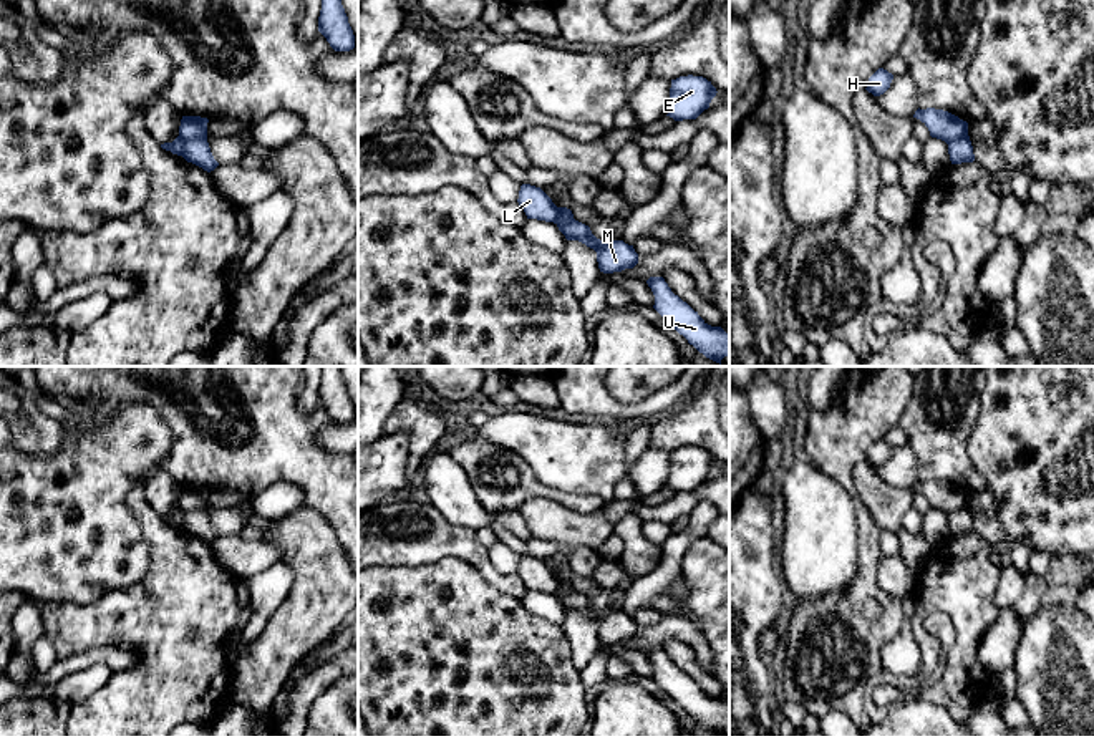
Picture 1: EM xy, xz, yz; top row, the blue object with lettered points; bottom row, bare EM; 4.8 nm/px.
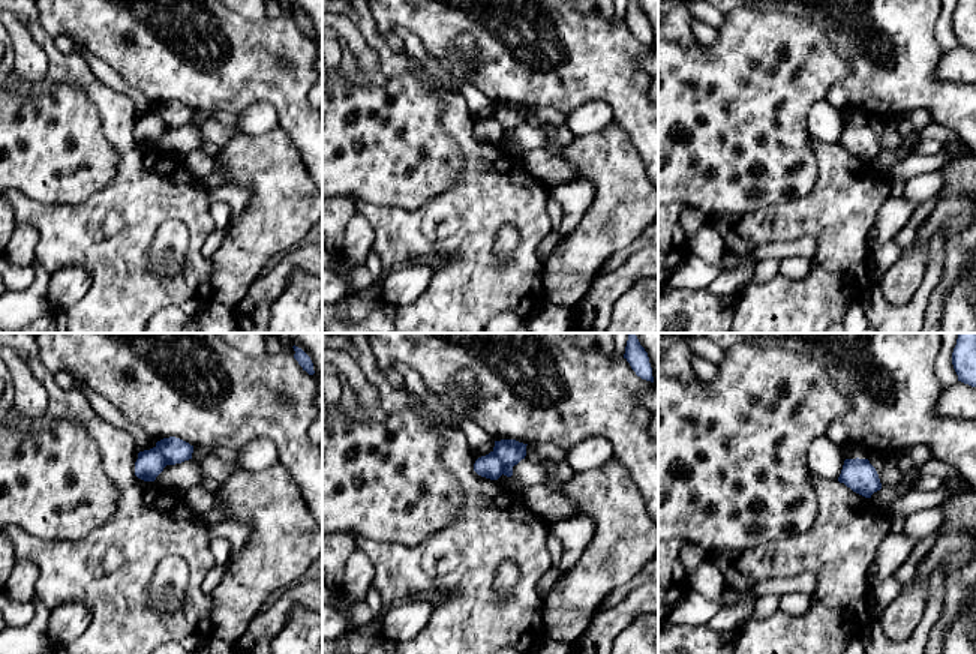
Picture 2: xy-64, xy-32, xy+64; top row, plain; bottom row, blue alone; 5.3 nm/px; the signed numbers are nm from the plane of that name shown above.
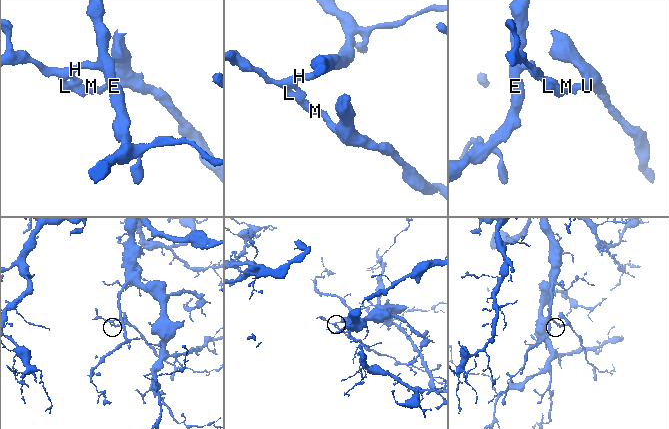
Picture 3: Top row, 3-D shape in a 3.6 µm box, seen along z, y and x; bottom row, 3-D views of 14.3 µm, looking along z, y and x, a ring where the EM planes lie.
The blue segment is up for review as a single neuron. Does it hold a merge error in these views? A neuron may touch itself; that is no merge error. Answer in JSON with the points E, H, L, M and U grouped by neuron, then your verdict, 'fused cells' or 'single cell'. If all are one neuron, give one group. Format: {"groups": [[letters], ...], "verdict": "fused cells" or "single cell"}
{"groups": [["E", "H", "L"], ["M", "U"]], "verdict": "fused cells"}

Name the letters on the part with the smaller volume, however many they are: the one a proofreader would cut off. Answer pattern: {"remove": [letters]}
{"remove": ["M", "U"]}

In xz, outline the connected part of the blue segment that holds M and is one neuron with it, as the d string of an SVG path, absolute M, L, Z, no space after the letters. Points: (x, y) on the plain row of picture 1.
M564 590L557 593L557 598L567 612L578 612L593 620L597 623L598 640L603 645L622 643L638 635L638 625L633 617L623 612L600 612L592 605L588 597L575 590Z

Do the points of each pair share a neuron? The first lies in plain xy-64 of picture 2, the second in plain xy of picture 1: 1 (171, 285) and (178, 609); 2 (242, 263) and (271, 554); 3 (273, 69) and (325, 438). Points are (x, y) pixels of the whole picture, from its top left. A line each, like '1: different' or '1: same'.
1: same
2: different
3: different

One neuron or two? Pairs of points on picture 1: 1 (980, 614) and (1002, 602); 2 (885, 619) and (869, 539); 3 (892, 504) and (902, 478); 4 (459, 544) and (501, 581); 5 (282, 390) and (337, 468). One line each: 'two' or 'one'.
1: two
2: one
3: two
4: one
5: one

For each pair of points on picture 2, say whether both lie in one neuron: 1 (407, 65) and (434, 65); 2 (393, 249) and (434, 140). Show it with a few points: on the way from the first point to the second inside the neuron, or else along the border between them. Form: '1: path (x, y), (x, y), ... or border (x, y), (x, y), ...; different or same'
1: border (405, 51), (419, 62); different
2: border (440, 192), (414, 209), (374, 206); different

